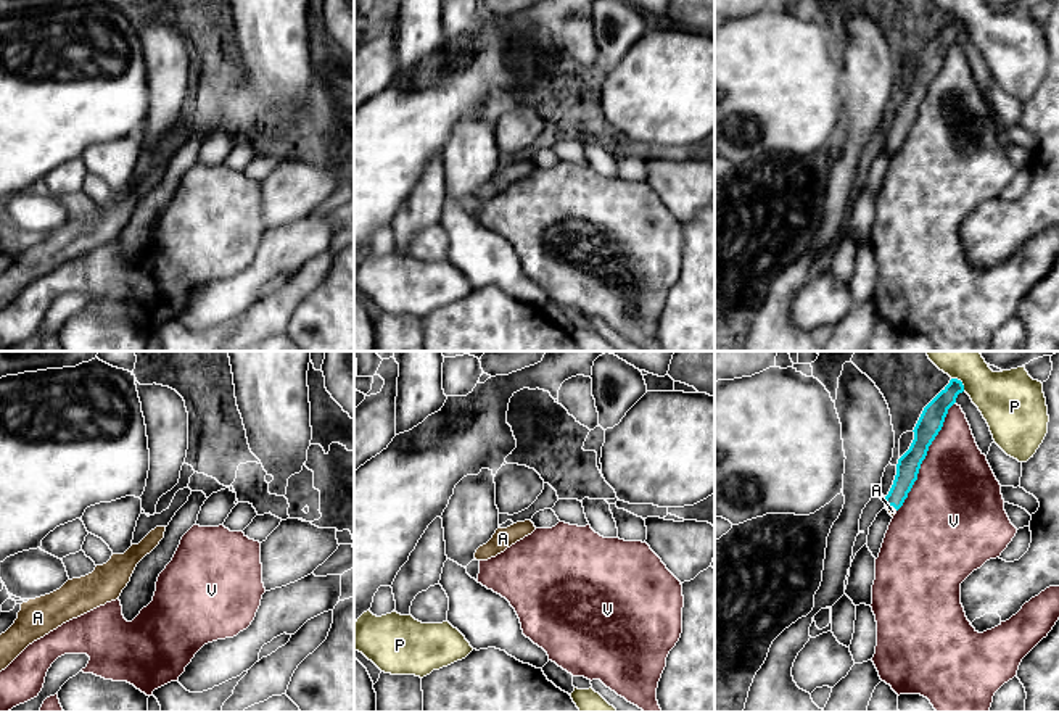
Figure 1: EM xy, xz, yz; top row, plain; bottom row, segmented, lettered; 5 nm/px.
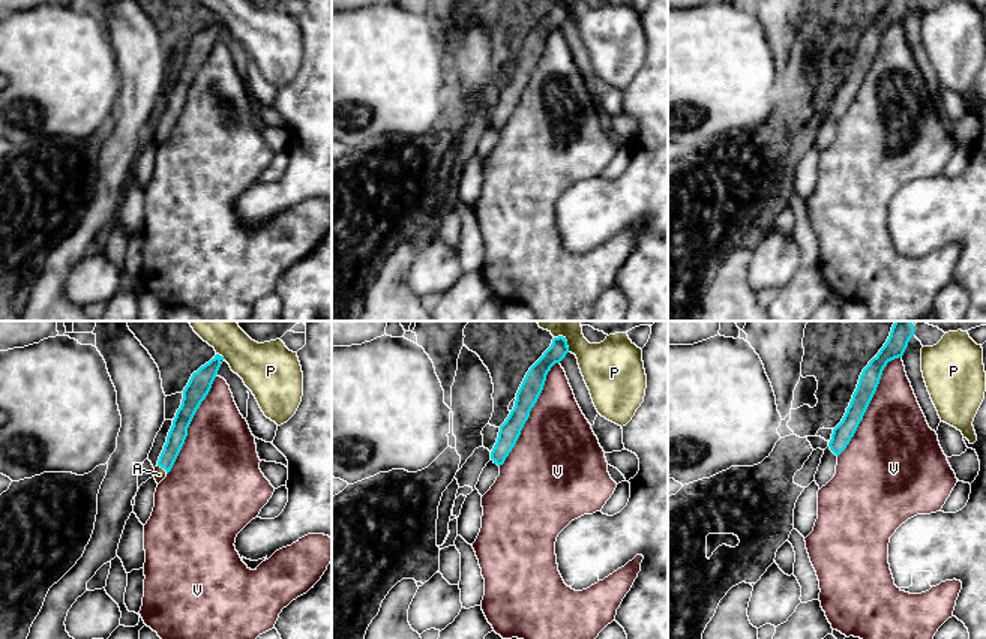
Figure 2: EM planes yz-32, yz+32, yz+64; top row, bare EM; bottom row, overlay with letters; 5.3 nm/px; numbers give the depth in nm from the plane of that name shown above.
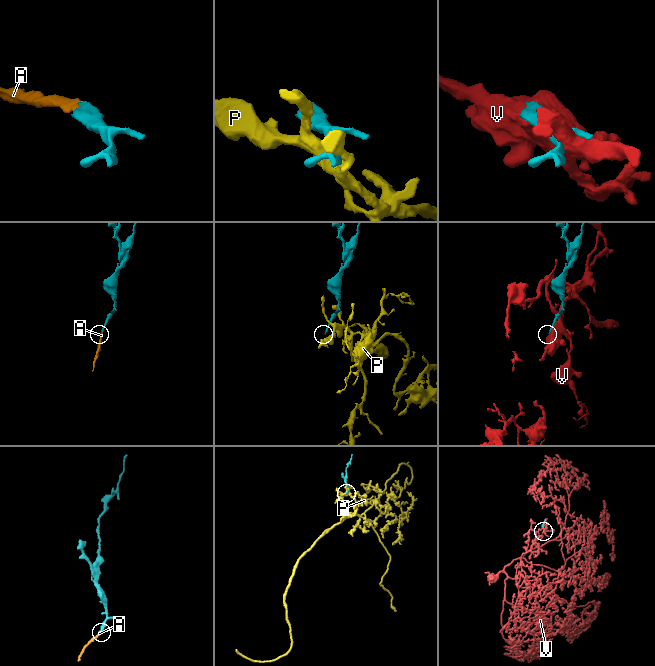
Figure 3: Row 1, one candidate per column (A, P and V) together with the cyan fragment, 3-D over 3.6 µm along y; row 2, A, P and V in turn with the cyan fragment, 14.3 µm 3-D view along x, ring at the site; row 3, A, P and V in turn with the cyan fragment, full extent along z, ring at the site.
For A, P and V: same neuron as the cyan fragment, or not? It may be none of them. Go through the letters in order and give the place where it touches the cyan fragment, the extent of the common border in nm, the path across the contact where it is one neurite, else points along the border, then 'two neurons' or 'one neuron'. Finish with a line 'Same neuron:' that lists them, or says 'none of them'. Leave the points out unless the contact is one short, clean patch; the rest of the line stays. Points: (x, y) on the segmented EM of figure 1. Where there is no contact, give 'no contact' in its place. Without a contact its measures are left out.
A: meets cyan in yz at (892, 505); contact 70 nm long; runs through yz (908, 466), (892, 505), (892, 511); one neuron
P: meets cyan in yz at (961, 382); contact 100 nm long; two neurons
V: meets cyan in yz at (926, 455); contact 600 nm long; two neurons
Same neuron: A

